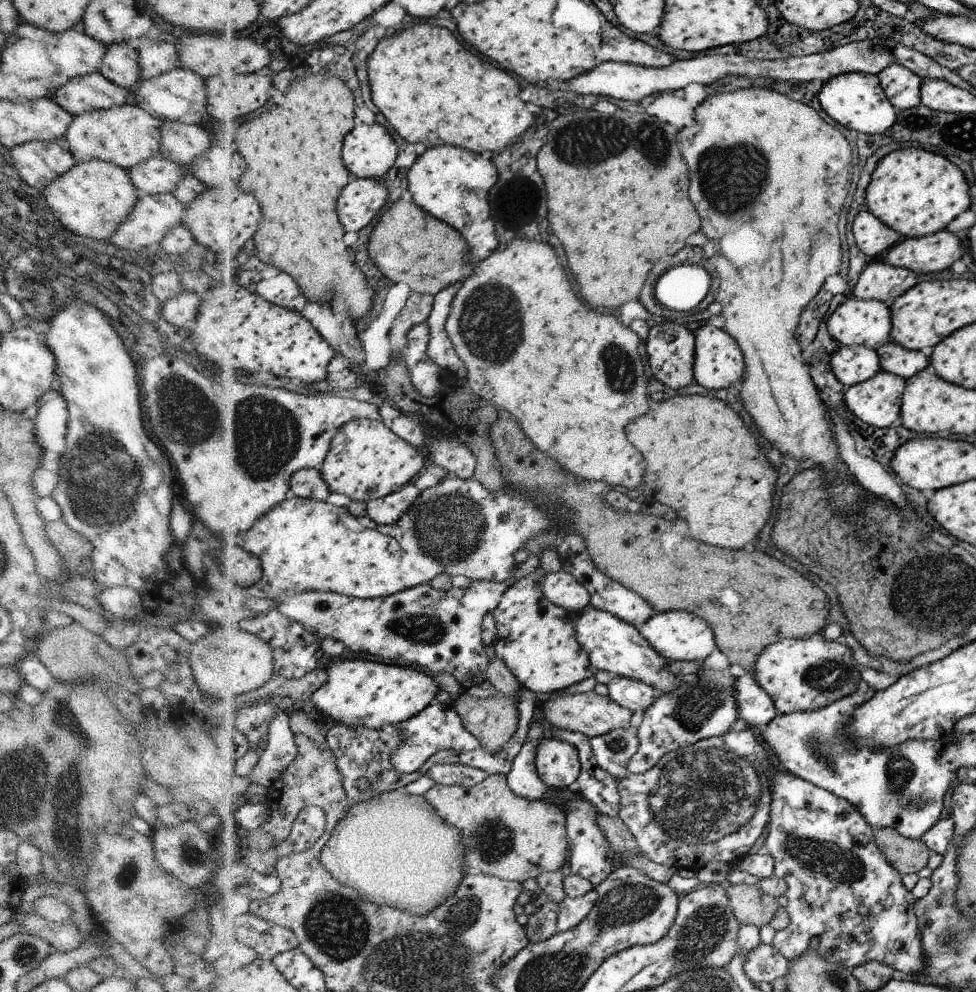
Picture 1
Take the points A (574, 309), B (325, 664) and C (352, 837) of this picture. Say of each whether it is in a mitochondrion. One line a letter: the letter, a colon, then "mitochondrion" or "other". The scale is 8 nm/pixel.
A: other
B: other
C: other

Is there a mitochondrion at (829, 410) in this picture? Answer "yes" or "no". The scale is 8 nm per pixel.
no

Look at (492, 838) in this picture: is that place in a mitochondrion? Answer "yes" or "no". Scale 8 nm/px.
yes

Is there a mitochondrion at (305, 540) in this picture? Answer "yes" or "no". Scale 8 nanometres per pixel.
no

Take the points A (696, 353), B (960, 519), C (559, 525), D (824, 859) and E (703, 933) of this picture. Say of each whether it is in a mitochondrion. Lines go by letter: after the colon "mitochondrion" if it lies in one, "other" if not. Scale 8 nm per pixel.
A: other
B: other
C: other
D: mitochondrion
E: mitochondrion

